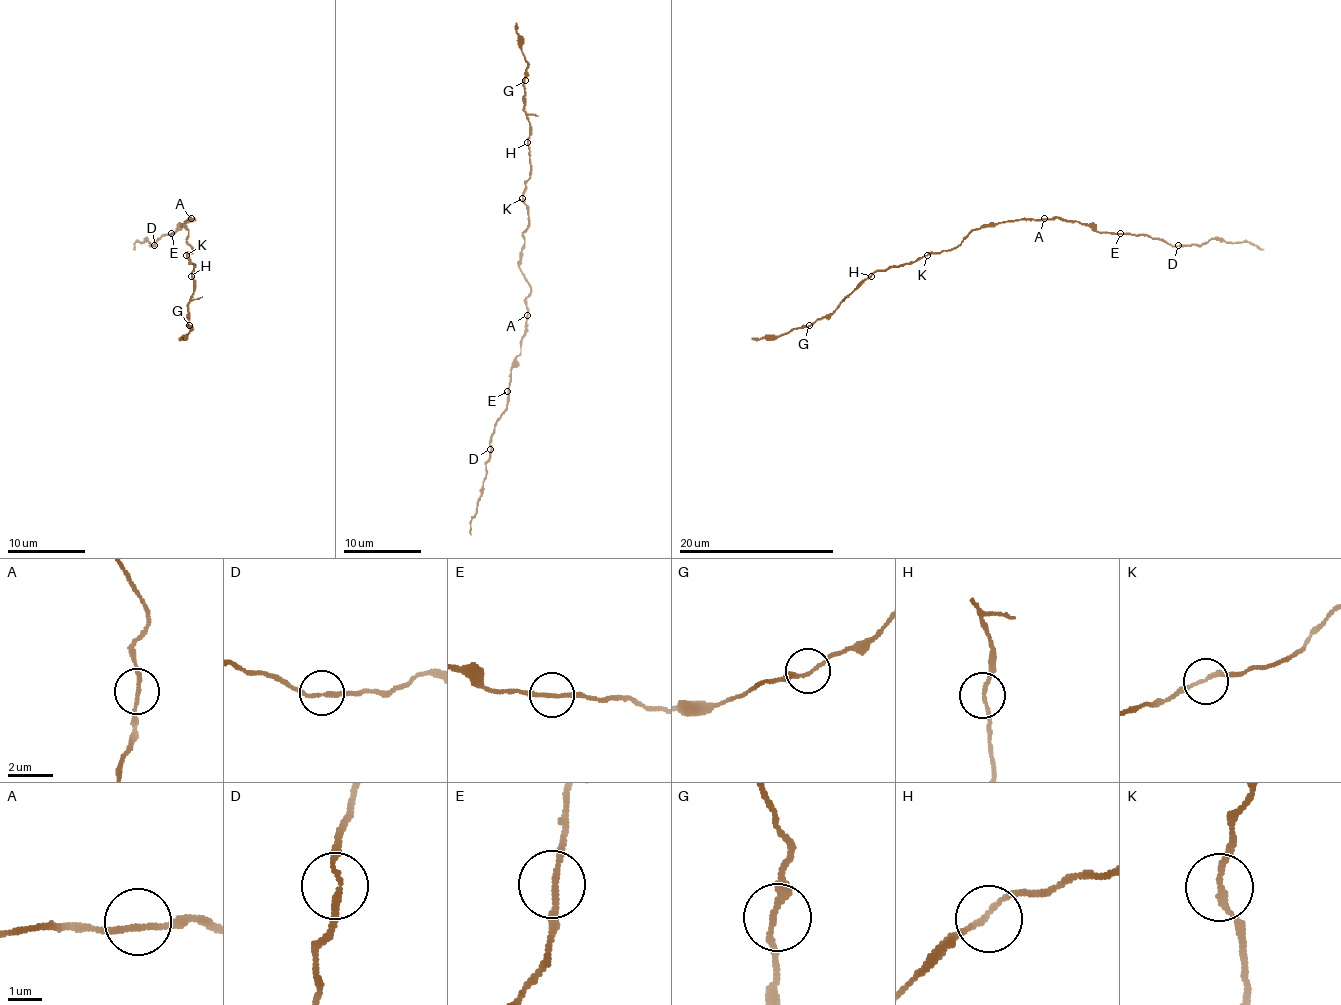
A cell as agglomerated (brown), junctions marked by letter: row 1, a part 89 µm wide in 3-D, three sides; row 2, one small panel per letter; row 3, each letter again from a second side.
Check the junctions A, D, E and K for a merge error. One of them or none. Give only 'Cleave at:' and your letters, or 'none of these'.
Cleave at: none of these

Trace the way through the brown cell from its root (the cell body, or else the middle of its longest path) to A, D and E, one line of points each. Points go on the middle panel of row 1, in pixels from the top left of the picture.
A: (521, 268), (531, 288), (527, 315)
D: (521, 268), (531, 288), (527, 299), (527, 325), (521, 352), (511, 369), (507, 410), (494, 427), (490, 449)
E: (521, 268), (531, 294), (527, 299), (527, 325), (521, 352), (511, 369), (507, 391)

